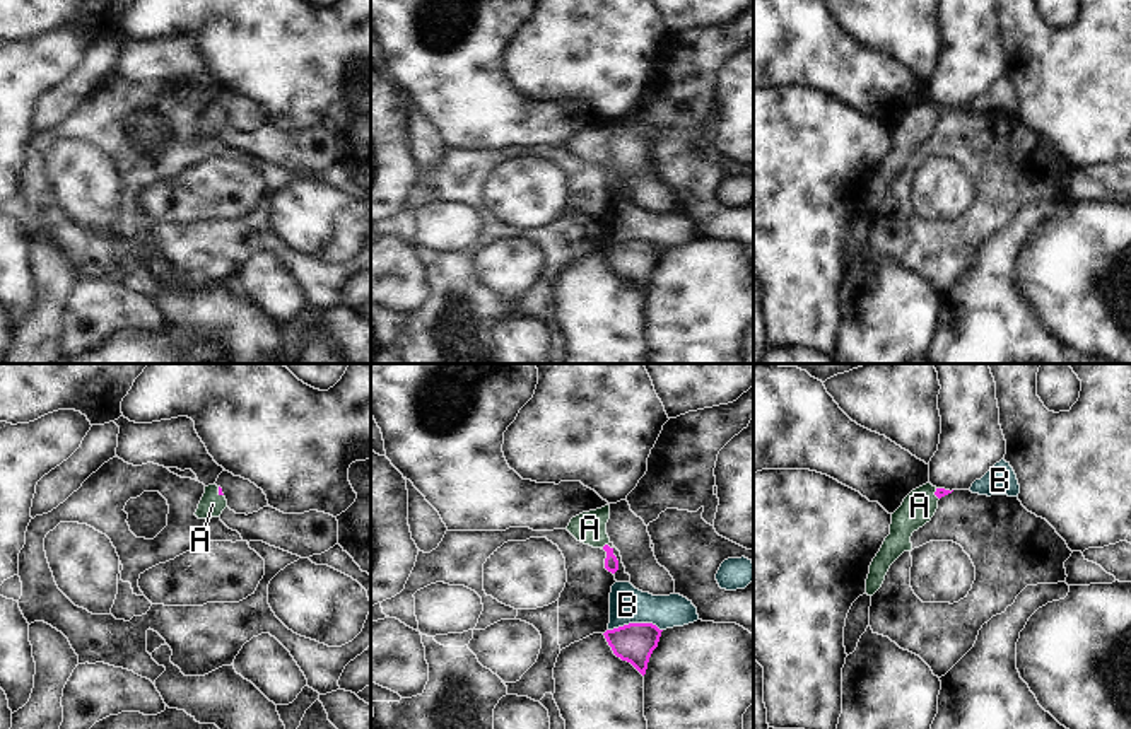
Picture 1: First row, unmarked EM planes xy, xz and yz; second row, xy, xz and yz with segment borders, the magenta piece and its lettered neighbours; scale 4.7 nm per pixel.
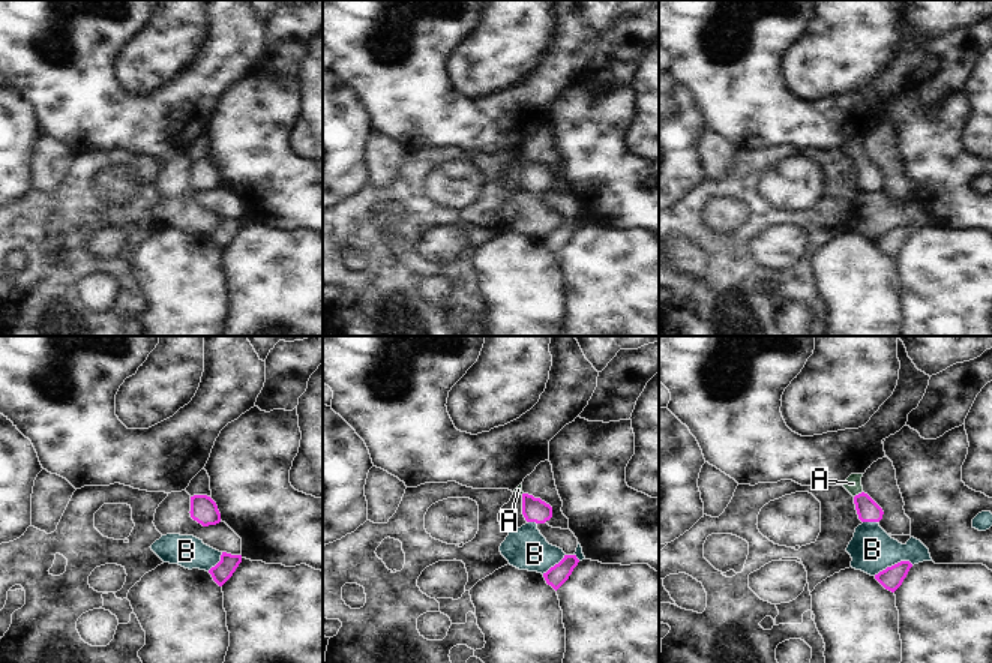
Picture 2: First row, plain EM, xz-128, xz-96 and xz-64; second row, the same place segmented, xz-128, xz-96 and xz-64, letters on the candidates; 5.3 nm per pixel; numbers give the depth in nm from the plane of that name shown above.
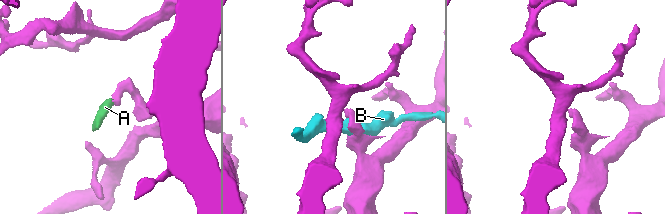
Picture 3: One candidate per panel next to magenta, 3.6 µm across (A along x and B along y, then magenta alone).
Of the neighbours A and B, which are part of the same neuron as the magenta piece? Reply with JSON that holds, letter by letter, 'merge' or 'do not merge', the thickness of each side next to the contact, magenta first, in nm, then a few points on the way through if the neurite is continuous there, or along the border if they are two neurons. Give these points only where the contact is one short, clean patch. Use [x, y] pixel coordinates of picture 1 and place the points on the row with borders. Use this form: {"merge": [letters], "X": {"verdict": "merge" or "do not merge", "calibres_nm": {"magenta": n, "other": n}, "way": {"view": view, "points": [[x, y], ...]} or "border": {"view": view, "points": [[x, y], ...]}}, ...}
{"merge": ["A"], "A": {"verdict": "merge", "calibres_nm": {"magenta": 60, "other": 160}, "way": {"view": "xz", "points": [[610, 562], [610, 554], [603, 547], [590, 528]]}}, "B": {"verdict": "do not merge", "calibres_nm": {"magenta": 190, "other": 180}}}

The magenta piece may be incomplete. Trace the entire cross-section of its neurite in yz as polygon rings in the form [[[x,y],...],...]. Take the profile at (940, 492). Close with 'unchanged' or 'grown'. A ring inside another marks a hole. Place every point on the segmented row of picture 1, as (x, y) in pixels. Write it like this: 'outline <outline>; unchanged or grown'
outline [[[926,483],[912,490],[902,505],[892,514],[890,534],[870,565],[866,594],[873,596],[883,584],[890,565],[904,553],[912,550],[911,536],[931,521],[938,509],[938,500],[952,493]]]; grown

